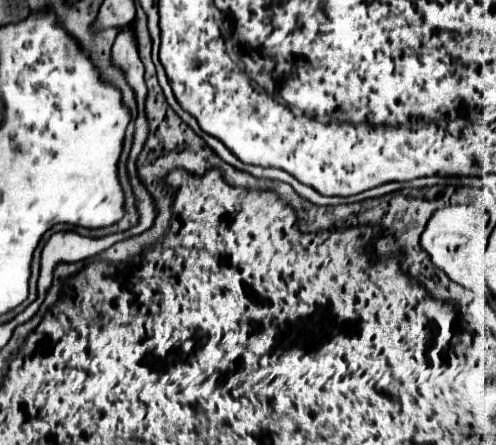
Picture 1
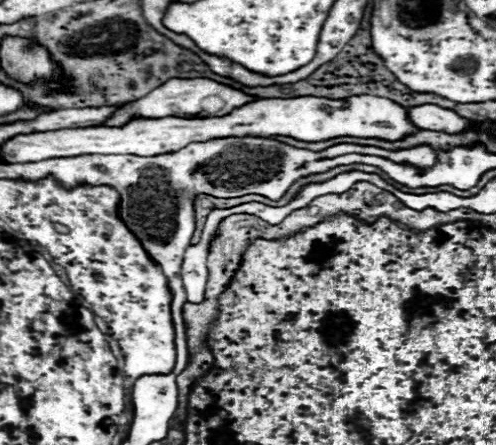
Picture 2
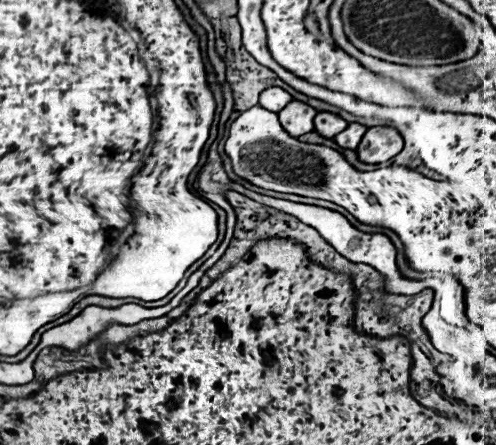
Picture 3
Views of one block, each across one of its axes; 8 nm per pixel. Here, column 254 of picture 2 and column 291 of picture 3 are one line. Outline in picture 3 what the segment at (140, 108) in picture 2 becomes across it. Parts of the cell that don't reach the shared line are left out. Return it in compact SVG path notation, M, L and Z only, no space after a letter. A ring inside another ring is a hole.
M268 88L266 92L260 94L260 106L270 112L280 112L290 100L292 96L282 88Z

